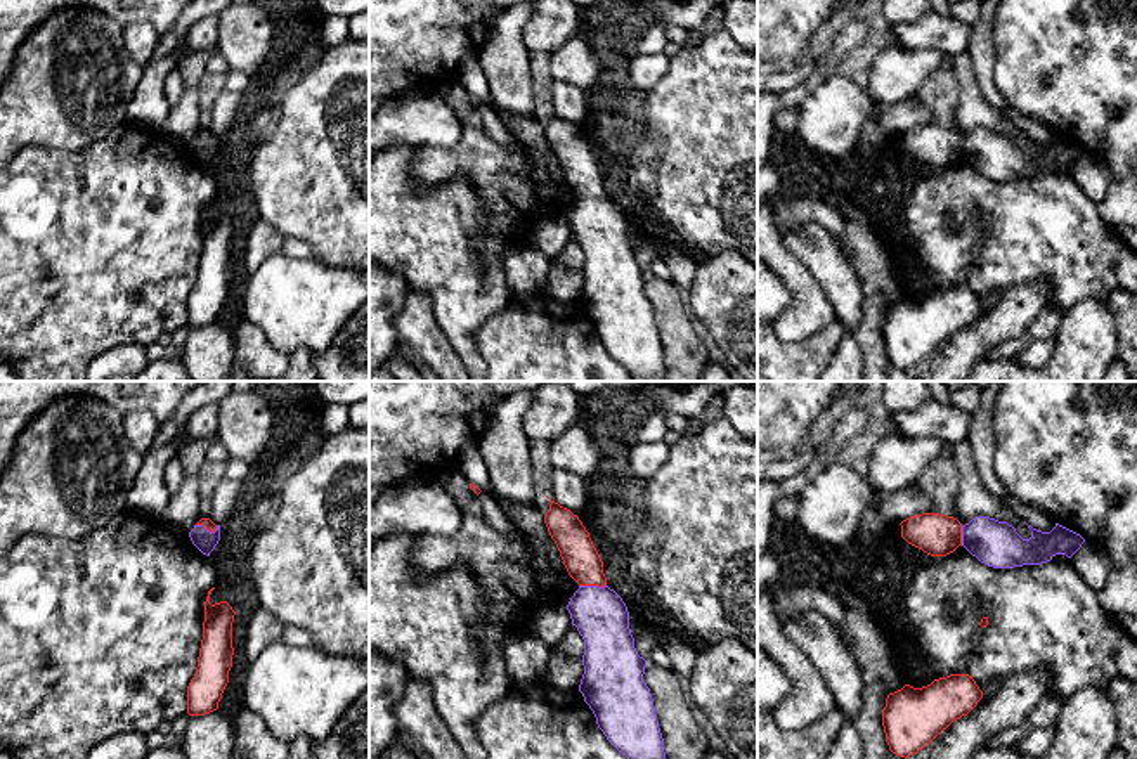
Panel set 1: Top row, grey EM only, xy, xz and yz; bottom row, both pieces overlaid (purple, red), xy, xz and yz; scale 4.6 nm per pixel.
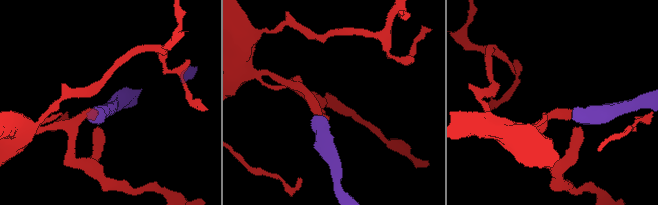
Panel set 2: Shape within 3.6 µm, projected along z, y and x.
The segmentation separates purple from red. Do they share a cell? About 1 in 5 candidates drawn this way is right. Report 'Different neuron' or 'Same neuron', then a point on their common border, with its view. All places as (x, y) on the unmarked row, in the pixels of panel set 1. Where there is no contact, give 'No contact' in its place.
Different neuron. Touches purple at xz (593, 198)

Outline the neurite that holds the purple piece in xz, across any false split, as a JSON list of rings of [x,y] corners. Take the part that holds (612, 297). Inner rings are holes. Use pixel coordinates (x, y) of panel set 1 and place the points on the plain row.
[[[579,198],[567,222],[572,237],[584,251],[584,286],[579,303],[593,322],[598,340],[634,381],[662,381],[666,376],[664,350],[650,300],[643,293],[646,272],[634,260],[626,215],[608,198]]]

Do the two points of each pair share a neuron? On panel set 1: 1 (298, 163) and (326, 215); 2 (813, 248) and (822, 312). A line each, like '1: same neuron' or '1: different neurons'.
1: same neuron
2: different neurons

